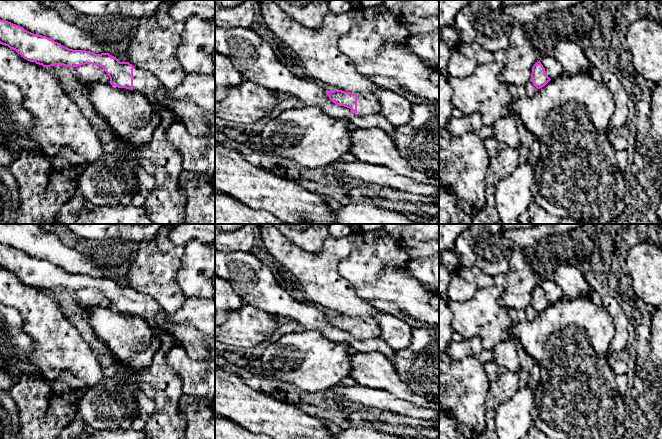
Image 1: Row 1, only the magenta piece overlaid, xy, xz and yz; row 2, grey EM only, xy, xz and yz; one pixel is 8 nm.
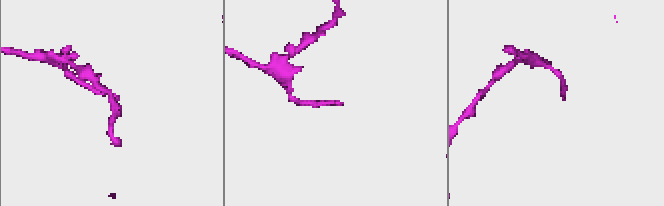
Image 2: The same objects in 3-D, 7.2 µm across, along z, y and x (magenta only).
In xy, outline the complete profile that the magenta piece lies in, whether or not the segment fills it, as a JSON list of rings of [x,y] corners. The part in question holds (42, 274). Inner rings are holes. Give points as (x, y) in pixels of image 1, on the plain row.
[[[1,243],[0,268],[15,274],[24,283],[46,292],[54,289],[98,289],[107,297],[112,310],[137,315],[153,326],[165,324],[158,319],[162,309],[154,298],[129,286],[120,286],[109,277],[95,278],[69,273],[51,262],[31,257],[21,250]]]

